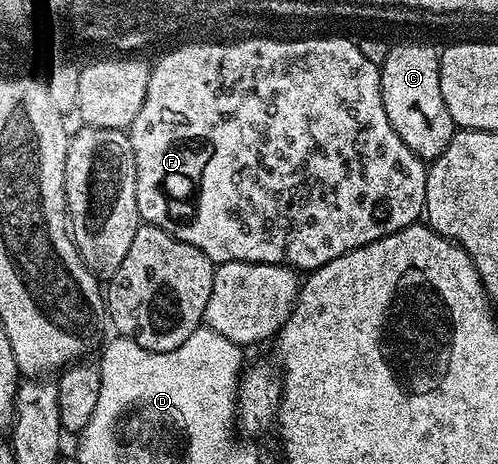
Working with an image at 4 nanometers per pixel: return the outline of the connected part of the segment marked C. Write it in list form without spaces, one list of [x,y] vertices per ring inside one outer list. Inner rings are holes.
[[[409,41],[406,45],[394,44],[387,59],[381,66],[381,94],[387,119],[395,127],[395,135],[411,147],[411,151],[428,163],[434,161],[451,143],[455,126],[443,103],[443,91],[439,91],[439,56],[438,46],[420,45]]]

